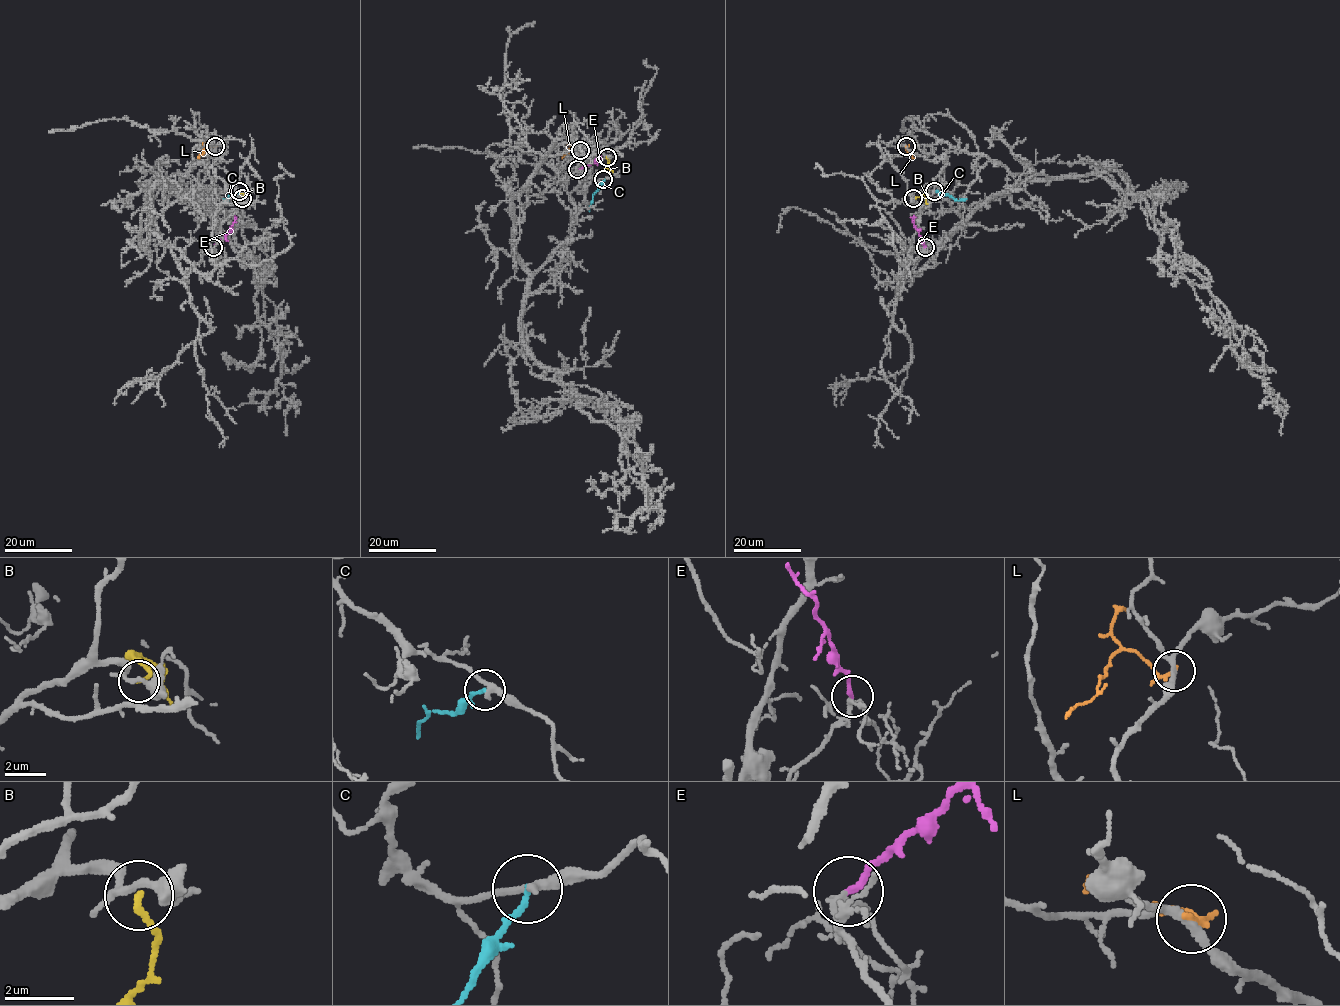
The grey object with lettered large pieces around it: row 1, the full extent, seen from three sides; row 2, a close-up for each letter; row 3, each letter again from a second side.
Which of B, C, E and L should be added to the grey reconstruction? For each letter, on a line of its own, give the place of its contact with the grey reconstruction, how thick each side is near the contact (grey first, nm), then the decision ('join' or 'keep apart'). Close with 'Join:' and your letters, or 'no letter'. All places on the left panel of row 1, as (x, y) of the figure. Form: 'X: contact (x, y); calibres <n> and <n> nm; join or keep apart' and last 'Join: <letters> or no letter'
B: contact (242, 198); calibres 200 and 180 nm; keep apart
C: contact (239, 191); calibres 280 and 170 nm; keep apart
E: contact (213, 247); calibres 140 and 200 nm; join
L: contact (215, 146); calibres 200 and 130 nm; keep apart
Join: E

